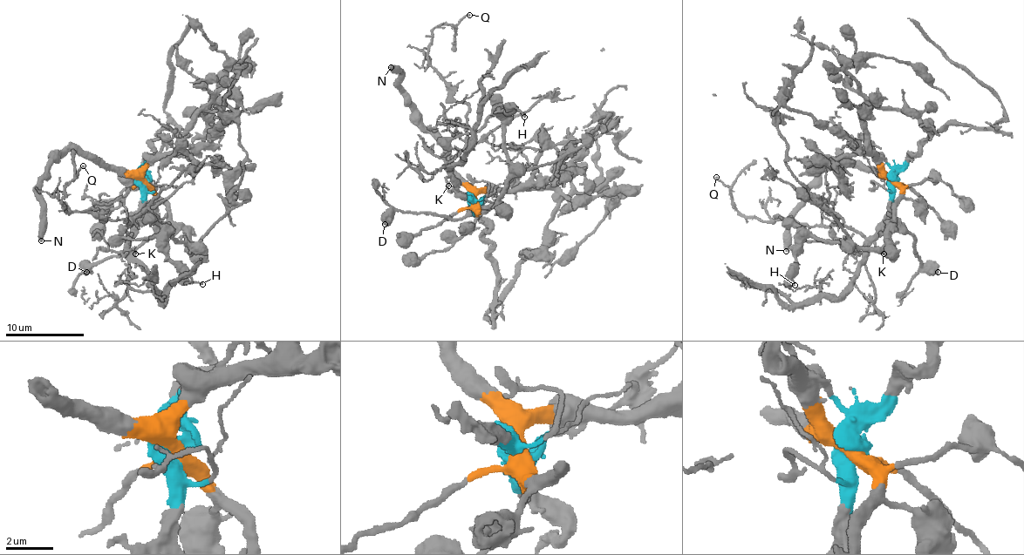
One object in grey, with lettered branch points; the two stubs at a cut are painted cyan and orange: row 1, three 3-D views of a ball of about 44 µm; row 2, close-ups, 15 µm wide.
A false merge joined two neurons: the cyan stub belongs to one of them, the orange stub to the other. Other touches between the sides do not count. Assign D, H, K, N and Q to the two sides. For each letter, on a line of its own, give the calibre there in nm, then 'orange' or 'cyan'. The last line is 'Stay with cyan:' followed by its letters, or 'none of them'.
D: calibre 650 nm; orange
H: calibre 150 nm; orange
K: calibre 190 nm; cyan
N: calibre 400 nm; orange
Q: calibre 140 nm; cyan
Stay with cyan: K, Q

